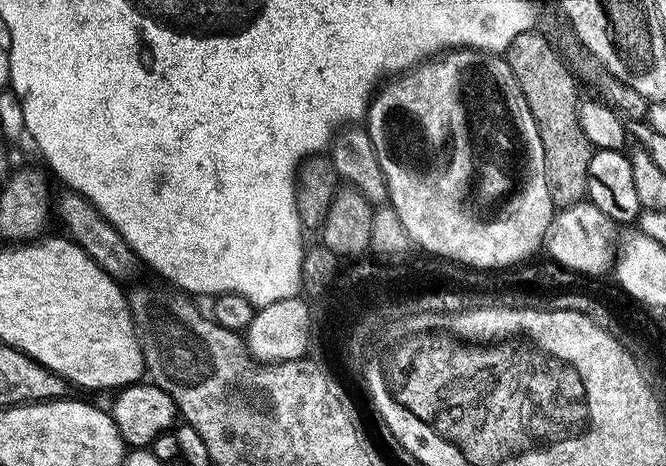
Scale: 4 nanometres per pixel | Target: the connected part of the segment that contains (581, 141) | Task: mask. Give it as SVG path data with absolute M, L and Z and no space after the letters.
M533 30L518 34L506 50L506 59L514 72L520 72L518 86L522 86L522 94L526 94L530 114L534 114L539 137L542 138L544 171L550 186L551 200L561 210L587 197L589 166L594 147L579 122L580 97L576 80L557 50L538 32Z

